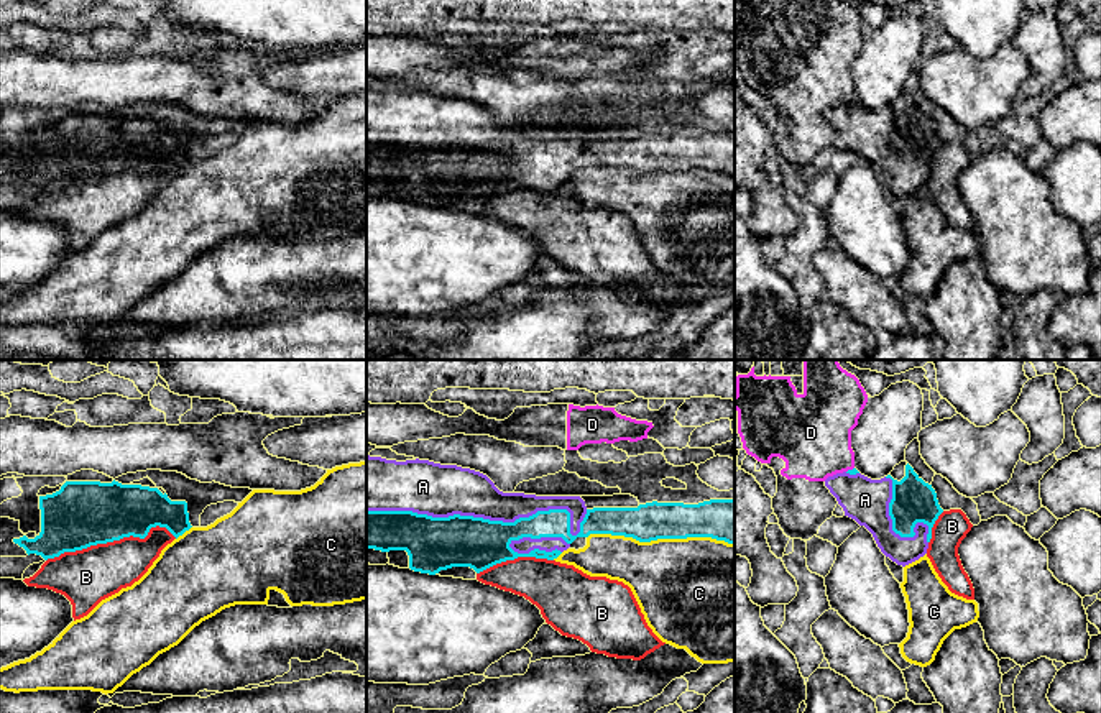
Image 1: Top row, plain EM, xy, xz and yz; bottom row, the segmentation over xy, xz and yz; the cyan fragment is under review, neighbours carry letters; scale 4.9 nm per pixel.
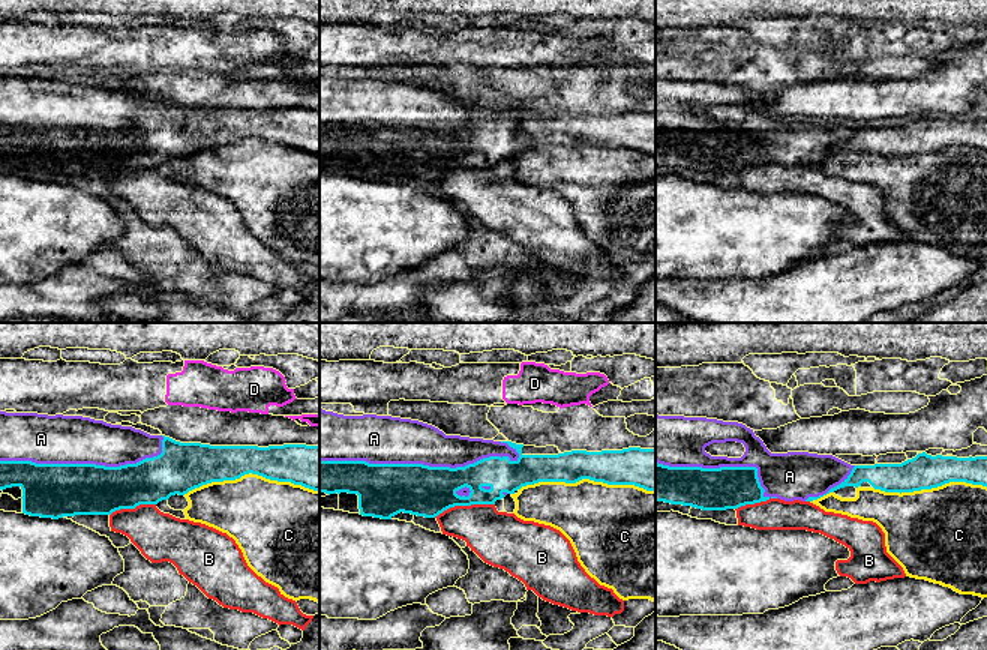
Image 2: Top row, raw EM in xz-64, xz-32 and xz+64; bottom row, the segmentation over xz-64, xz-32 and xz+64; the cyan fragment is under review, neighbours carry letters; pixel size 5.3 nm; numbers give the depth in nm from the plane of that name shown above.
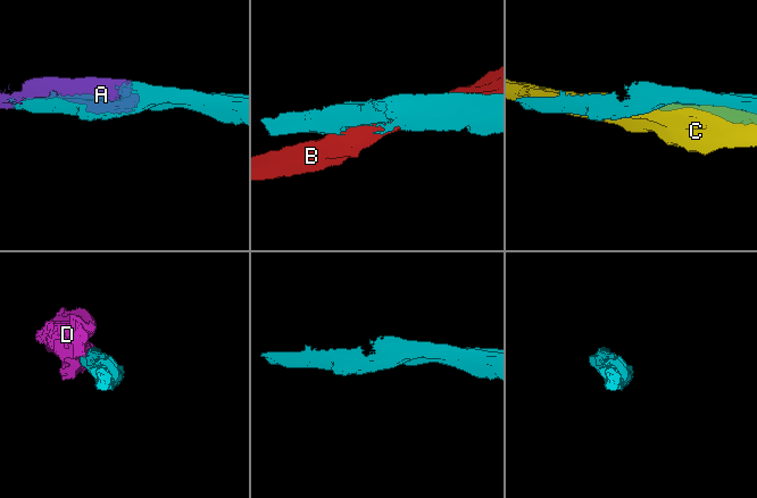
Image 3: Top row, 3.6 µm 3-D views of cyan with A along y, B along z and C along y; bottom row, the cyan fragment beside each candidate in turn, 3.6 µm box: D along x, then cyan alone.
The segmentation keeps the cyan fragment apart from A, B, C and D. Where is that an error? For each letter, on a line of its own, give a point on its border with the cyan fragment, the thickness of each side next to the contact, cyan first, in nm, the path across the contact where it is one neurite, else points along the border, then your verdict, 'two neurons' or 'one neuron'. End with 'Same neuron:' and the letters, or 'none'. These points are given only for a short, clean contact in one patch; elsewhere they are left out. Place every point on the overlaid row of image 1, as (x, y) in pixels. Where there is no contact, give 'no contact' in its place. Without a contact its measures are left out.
A: xz (492, 521) | 260/240 nm | one neuron
B: xy (112, 541) | 320/280 nm | two neurons
C: xz (661, 538) | 190/440 nm | two neurons
D: yz (850, 470) | 30/380 nm | two neurons
Same neuron: A

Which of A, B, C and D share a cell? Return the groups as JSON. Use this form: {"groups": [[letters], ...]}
{"groups": [["A"], ["B"], ["C"], ["D"]]}

